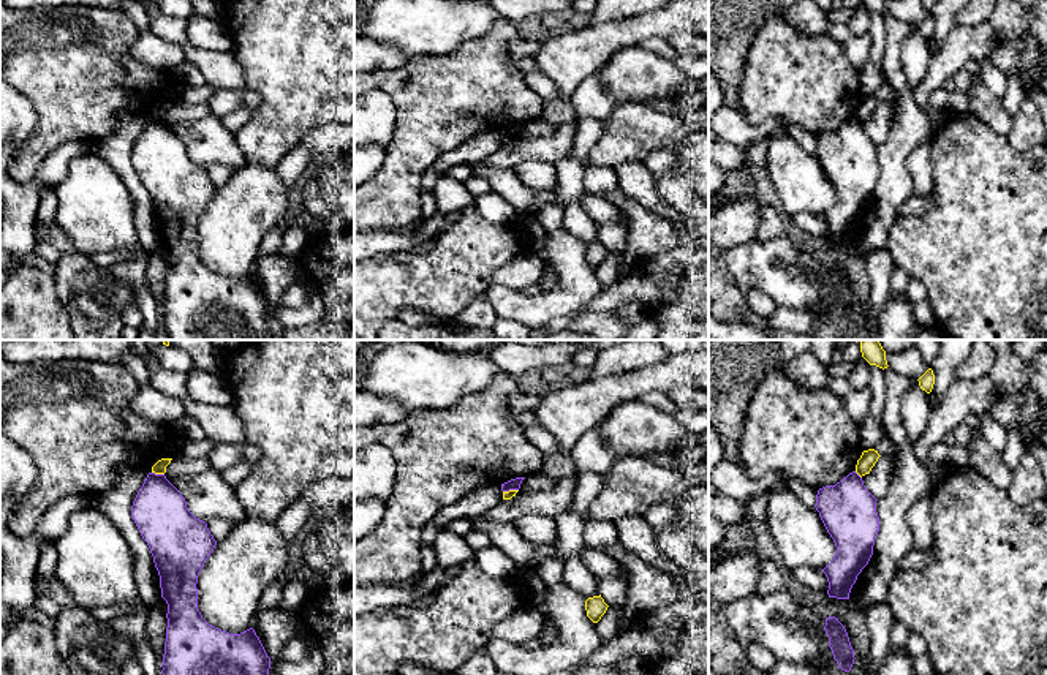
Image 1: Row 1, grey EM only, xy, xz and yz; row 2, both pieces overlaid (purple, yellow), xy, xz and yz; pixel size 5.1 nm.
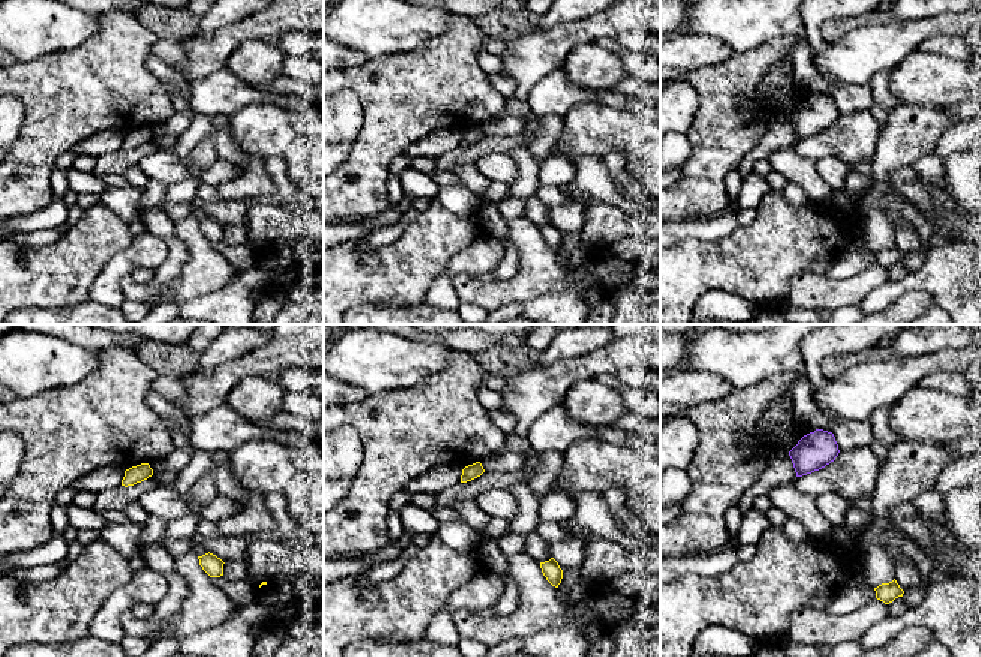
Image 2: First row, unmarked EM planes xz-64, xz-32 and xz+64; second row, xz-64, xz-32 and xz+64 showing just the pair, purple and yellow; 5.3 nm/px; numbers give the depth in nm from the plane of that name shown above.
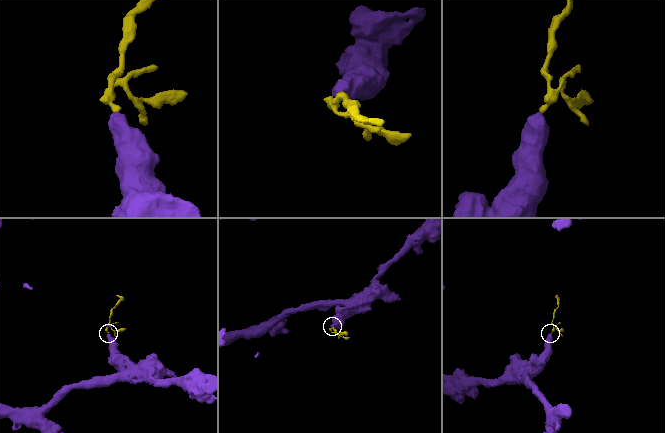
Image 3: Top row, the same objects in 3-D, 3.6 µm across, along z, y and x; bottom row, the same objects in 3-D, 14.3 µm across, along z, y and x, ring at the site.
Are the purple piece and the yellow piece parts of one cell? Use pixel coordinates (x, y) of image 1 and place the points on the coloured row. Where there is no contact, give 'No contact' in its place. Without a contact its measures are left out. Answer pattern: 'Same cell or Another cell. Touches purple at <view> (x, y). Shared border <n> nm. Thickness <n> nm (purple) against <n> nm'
Another cell. Touches purple at xy (158, 475). Shared border 70 nm. Thickness 280 nm (purple) against 60 nm

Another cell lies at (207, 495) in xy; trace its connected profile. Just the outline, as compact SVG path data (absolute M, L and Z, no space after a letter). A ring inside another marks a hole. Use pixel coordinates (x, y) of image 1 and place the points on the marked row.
M212 468L188 479L166 479L182 493L188 511L202 522L226 519L237 525L247 519L234 488Z

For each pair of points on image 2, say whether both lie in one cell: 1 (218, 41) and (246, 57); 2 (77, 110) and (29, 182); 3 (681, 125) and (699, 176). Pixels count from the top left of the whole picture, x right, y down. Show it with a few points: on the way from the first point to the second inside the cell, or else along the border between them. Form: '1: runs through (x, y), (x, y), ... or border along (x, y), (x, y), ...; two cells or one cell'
1: border along (263, 39), (245, 41), (224, 66); two cells
2: runs through (59, 128), (35, 152), (30, 164); one cell
3: border along (699, 101), (686, 135); two cells

